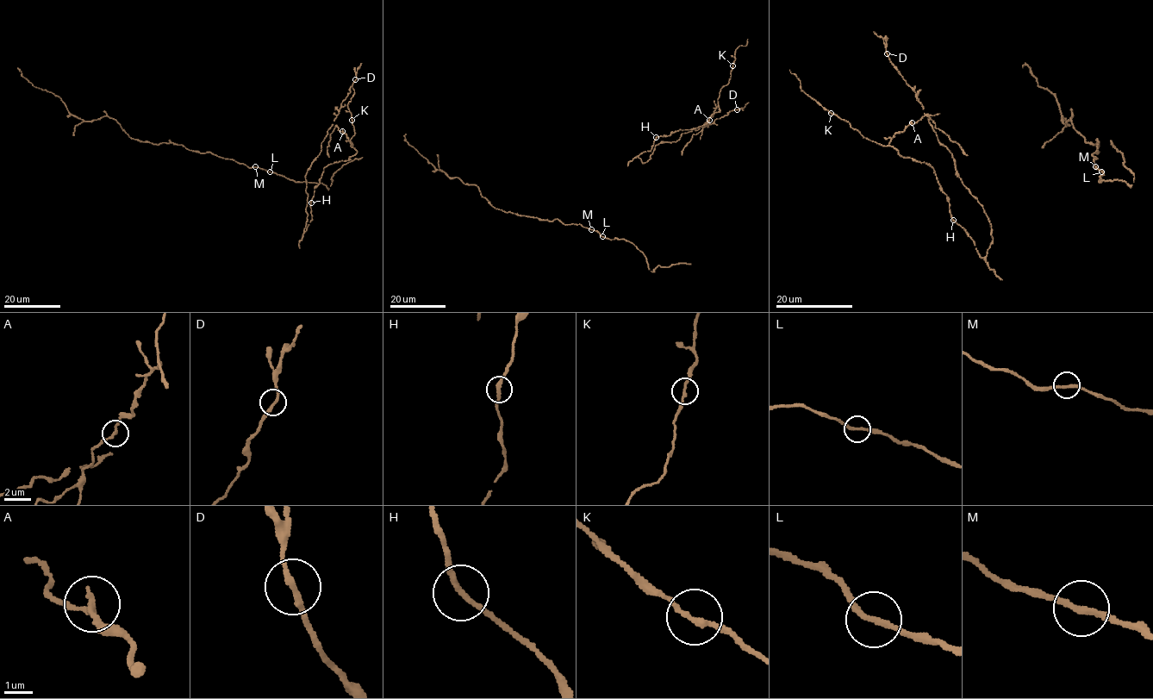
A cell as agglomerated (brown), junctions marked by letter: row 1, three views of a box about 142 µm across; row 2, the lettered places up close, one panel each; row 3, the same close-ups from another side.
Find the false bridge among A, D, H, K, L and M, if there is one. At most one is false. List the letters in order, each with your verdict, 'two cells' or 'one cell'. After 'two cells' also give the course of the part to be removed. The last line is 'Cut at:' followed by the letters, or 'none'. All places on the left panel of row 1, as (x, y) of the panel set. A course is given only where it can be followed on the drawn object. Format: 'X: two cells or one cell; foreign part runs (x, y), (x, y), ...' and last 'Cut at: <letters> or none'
A: two cells; foreign part runs (342, 131), (339, 131), (336, 126), (330, 135), (327, 148), (329, 157)
D: one cell
H: one cell
K: one cell
L: one cell
M: one cell
Cut at: A

